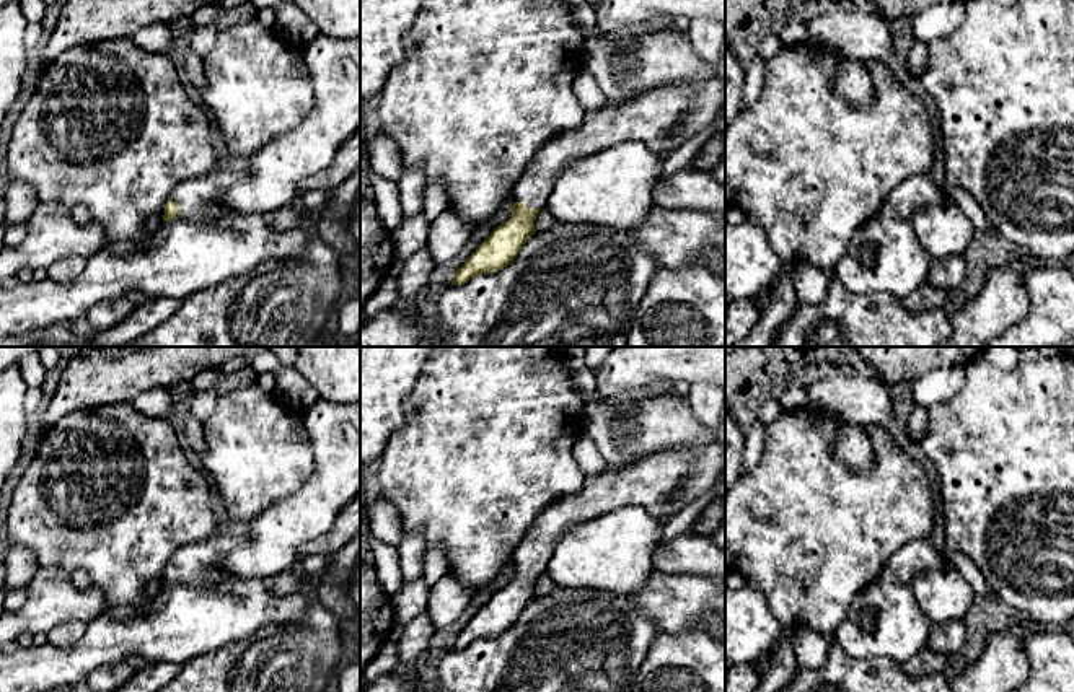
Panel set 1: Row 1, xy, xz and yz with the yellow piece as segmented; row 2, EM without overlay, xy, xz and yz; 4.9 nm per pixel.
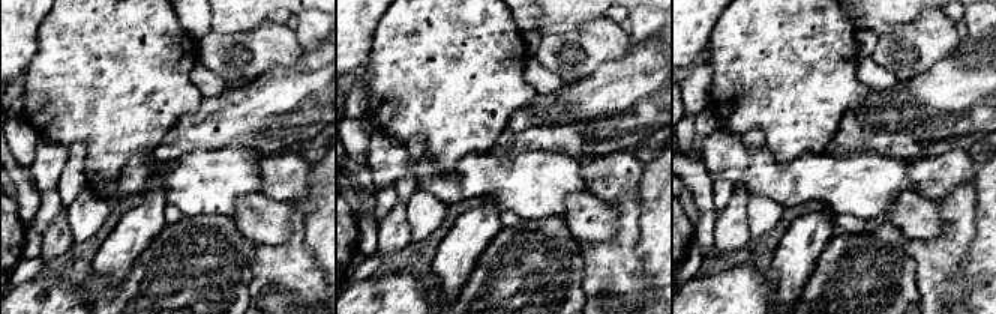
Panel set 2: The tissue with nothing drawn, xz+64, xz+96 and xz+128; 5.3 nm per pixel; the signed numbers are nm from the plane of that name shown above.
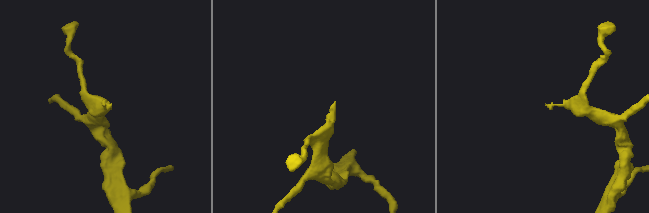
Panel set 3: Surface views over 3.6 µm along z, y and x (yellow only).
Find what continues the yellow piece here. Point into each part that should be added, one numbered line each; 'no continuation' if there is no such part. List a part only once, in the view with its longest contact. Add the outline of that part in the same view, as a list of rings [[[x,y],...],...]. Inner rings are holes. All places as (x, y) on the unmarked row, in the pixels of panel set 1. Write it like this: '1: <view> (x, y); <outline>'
1: xy (191, 617); [[[217,534],[179,547],[168,560],[168,567],[181,568],[179,580],[171,586],[161,586],[145,606],[109,607],[86,624],[85,635],[72,646],[46,643],[0,651],[0,692],[68,690],[86,681],[96,668],[127,661],[130,656],[140,656],[147,663],[183,664],[204,653],[248,640],[262,627],[288,625],[303,617],[310,604],[318,599],[319,580],[306,576],[298,563],[267,578],[222,578],[213,585],[204,581],[222,555],[244,544],[244,536]]]

